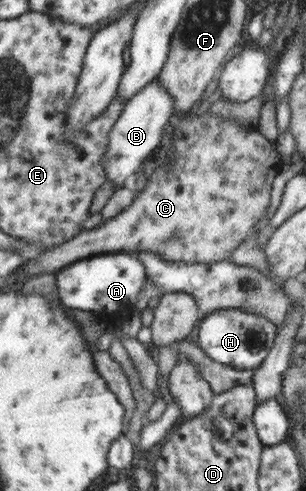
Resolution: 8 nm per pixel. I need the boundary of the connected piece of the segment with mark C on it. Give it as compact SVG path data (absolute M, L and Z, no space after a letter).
M189 112L189 114L183 116L177 123L177 126L173 127L175 160L169 160L171 168L169 166L160 166L156 169L156 172L151 174L151 179L147 181L145 188L135 198L135 202L127 206L128 208L121 212L115 218L110 219L107 222L103 222L99 227L89 230L81 231L75 238L65 242L62 245L53 247L49 252L45 252L43 256L39 258L33 258L33 260L27 260L24 264L18 268L17 276L19 276L22 282L25 282L31 278L37 276L37 274L49 274L60 271L63 267L69 266L80 259L87 259L93 255L107 254L110 252L124 252L127 249L132 251L155 251L159 253L163 259L173 262L183 263L217 263L219 261L230 260L233 251L243 245L247 240L251 240L255 236L255 228L257 224L261 222L269 213L269 206L271 206L271 188L273 188L273 180L275 176L281 172L281 158L279 158L279 152L277 152L277 142L269 142L269 138L265 138L265 134L261 134L257 128L251 130L251 128L243 128L241 124L235 124L233 121L223 120L223 118L213 116L211 112L204 112L204 114L195 114L195 112Z

